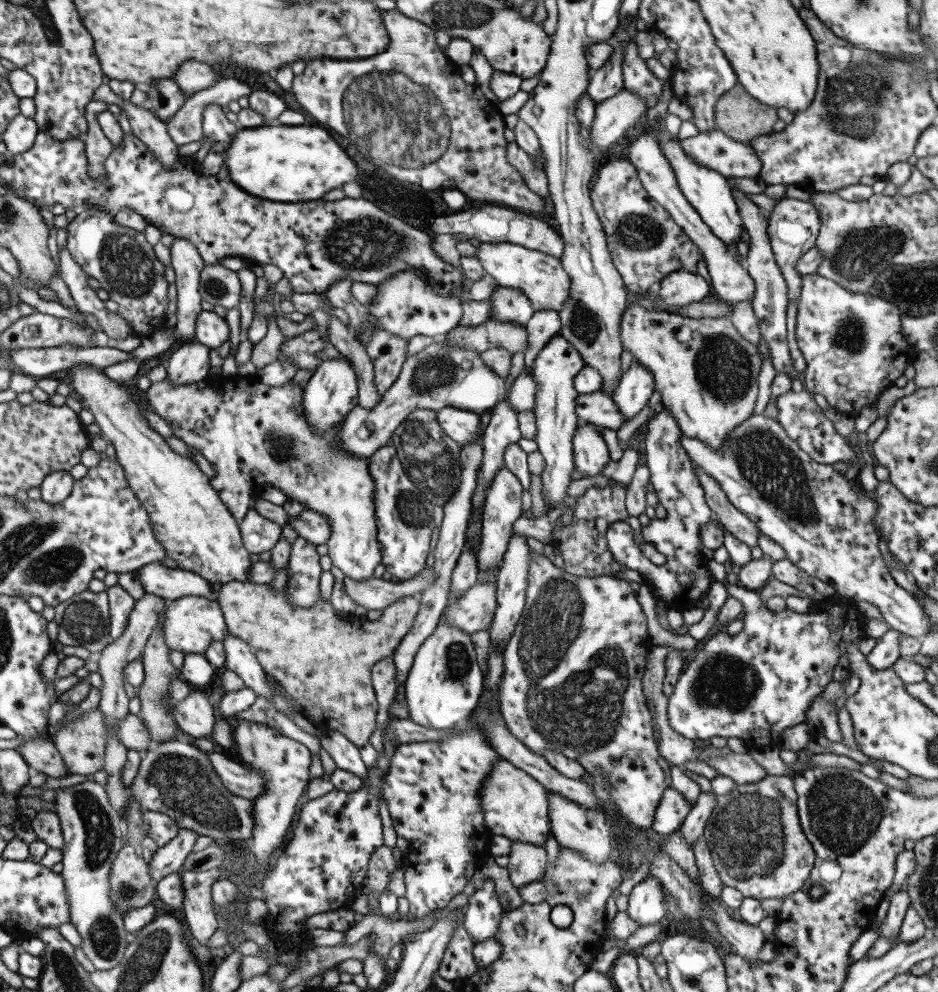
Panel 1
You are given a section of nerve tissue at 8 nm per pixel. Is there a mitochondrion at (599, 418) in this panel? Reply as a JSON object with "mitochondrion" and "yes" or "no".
{"mitochondrion":"no"}

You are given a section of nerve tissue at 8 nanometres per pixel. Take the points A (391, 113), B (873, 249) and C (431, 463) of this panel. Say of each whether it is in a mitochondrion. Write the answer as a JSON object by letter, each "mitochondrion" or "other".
{"A":"mitochondrion","B":"mitochondrion","C":"mitochondrion"}

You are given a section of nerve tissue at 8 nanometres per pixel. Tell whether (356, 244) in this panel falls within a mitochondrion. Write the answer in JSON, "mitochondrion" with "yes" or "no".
{"mitochondrion":"yes"}

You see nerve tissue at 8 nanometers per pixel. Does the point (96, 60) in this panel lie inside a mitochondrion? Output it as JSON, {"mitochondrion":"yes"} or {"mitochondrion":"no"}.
{"mitochondrion":"no"}

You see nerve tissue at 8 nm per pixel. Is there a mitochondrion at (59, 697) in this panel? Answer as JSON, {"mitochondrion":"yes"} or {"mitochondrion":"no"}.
{"mitochondrion":"no"}

